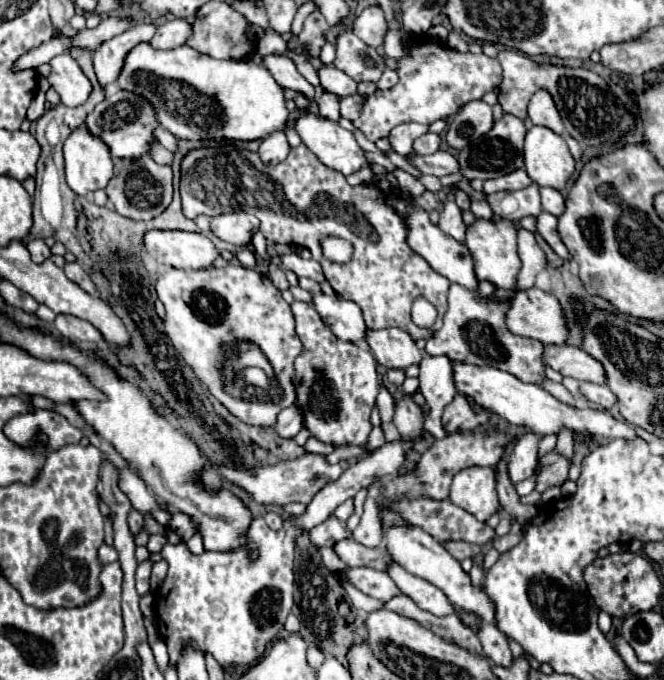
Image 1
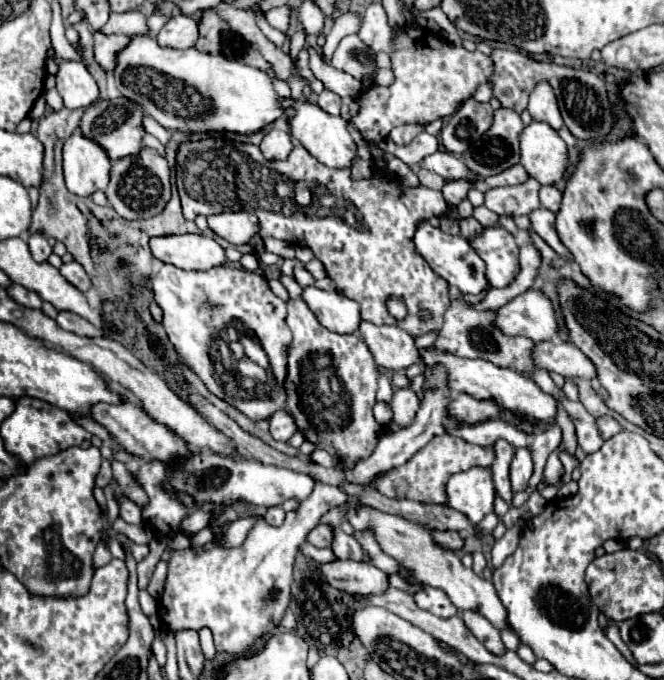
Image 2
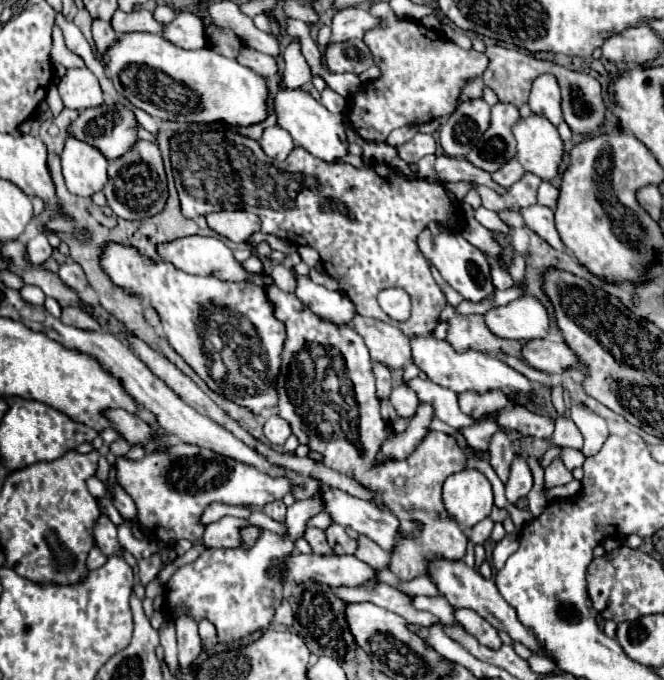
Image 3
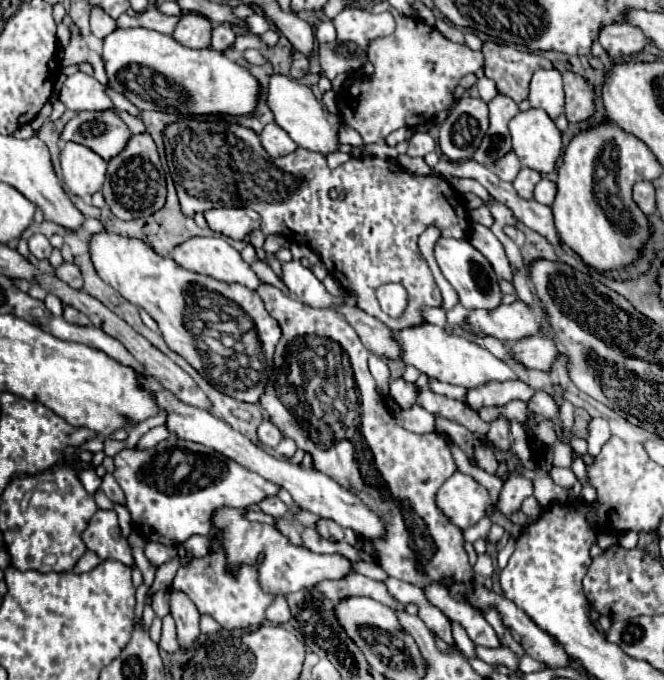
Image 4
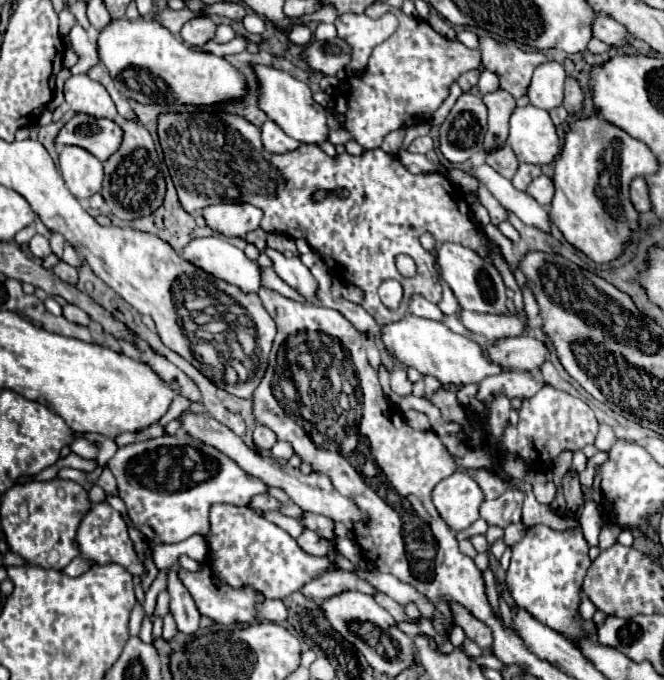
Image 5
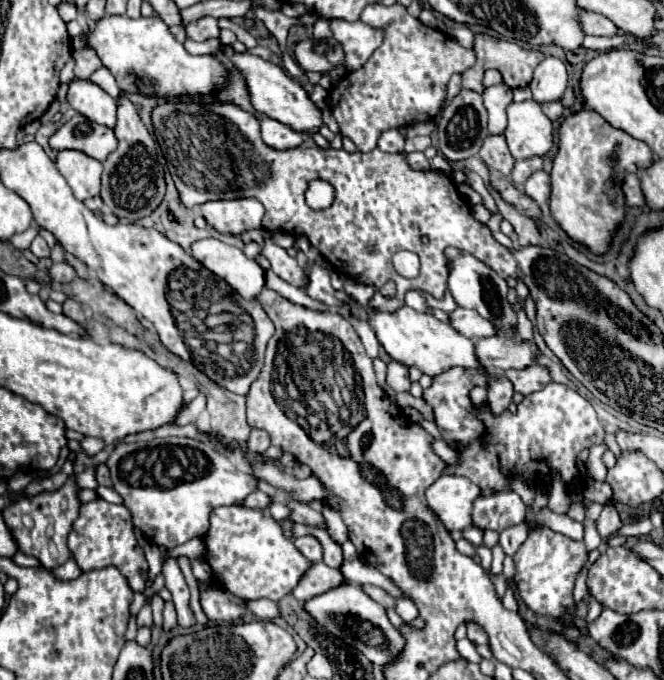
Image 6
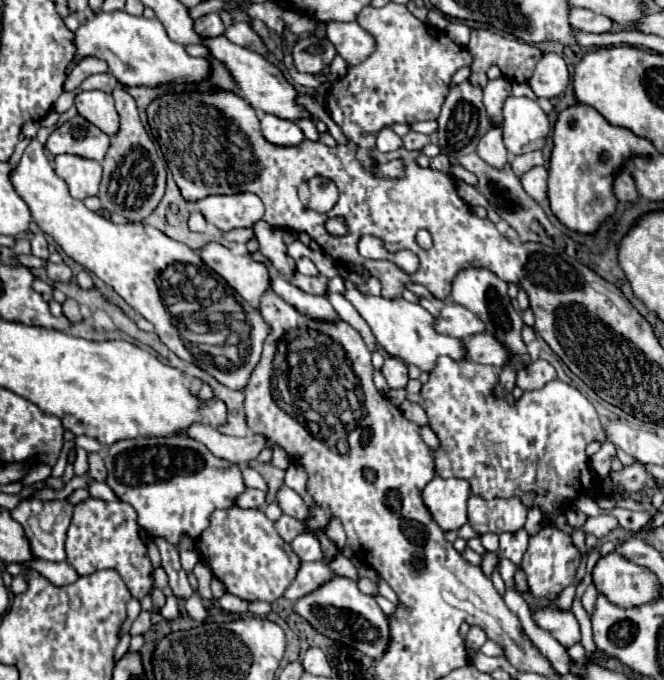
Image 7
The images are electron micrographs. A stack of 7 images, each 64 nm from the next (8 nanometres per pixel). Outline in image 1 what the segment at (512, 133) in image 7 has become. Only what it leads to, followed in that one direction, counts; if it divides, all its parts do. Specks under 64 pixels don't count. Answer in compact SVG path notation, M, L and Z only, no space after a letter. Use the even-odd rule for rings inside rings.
M534 126L526 134L524 162L528 176L538 186L562 190L574 174L574 158L562 136L544 126Z

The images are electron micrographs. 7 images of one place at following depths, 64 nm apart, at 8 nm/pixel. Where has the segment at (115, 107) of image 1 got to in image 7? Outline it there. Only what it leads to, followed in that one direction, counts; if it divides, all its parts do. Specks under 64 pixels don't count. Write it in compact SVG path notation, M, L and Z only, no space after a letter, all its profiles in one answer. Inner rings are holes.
M74 116L60 128L56 128L48 138L48 152L56 154L76 154L82 158L92 158L102 162L110 146L110 136L100 128L94 128L86 118Z

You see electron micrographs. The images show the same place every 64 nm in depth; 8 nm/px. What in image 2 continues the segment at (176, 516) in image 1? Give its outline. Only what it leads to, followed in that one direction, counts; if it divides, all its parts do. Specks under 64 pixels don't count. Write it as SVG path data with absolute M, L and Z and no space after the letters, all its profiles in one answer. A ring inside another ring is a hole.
M200 508L200 510L192 512L190 516L186 516L186 520L182 520L180 532L182 532L184 536L196 534L196 532L200 532L202 528L206 528L210 520L212 520L212 514L210 514L206 508Z

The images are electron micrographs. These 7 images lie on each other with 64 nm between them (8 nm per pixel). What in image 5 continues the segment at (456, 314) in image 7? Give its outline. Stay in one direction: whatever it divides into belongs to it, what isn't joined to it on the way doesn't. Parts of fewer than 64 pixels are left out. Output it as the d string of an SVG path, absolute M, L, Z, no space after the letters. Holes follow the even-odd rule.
M464 310L460 320L468 330L476 334L484 334L490 340L514 338L524 334L524 320L518 314L498 316L498 314L480 314L480 312Z

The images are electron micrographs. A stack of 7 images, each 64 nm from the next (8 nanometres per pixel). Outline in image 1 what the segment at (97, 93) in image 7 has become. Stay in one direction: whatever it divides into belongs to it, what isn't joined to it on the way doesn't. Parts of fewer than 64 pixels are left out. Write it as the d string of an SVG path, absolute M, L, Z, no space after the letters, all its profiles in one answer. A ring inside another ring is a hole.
M60 54L54 56L50 64L50 74L48 82L50 86L58 92L62 104L66 106L80 106L86 102L86 98L92 92L90 80L84 76L80 66L70 54Z

